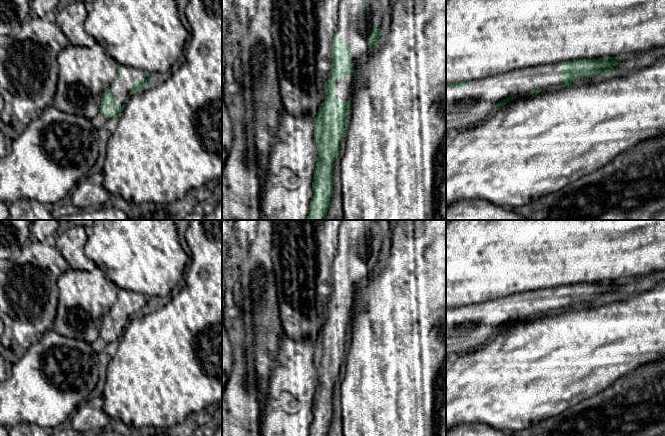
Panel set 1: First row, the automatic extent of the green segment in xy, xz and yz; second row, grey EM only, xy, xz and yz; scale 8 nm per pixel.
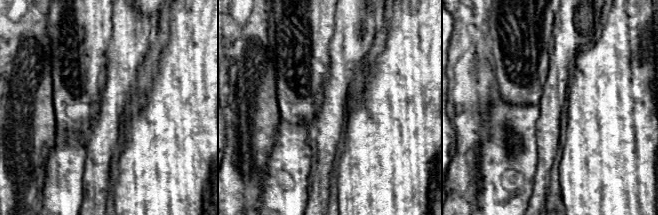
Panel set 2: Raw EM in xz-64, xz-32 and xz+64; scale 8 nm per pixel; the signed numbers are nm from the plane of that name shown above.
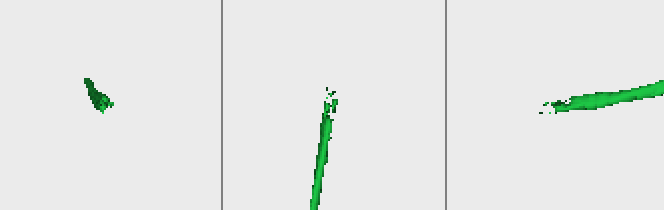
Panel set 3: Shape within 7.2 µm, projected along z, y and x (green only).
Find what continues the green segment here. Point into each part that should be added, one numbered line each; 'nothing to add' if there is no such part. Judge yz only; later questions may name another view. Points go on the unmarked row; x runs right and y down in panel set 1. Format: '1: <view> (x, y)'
1: yz (474, 327)

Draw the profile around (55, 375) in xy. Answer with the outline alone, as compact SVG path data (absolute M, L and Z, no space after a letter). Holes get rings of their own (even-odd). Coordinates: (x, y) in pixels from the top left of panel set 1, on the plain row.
M54 330L45 332L17 362L9 366L8 376L0 381L0 425L9 429L20 423L29 423L44 430L66 426L77 407L92 396L98 384L98 373L98 354L92 344L62 336Z

